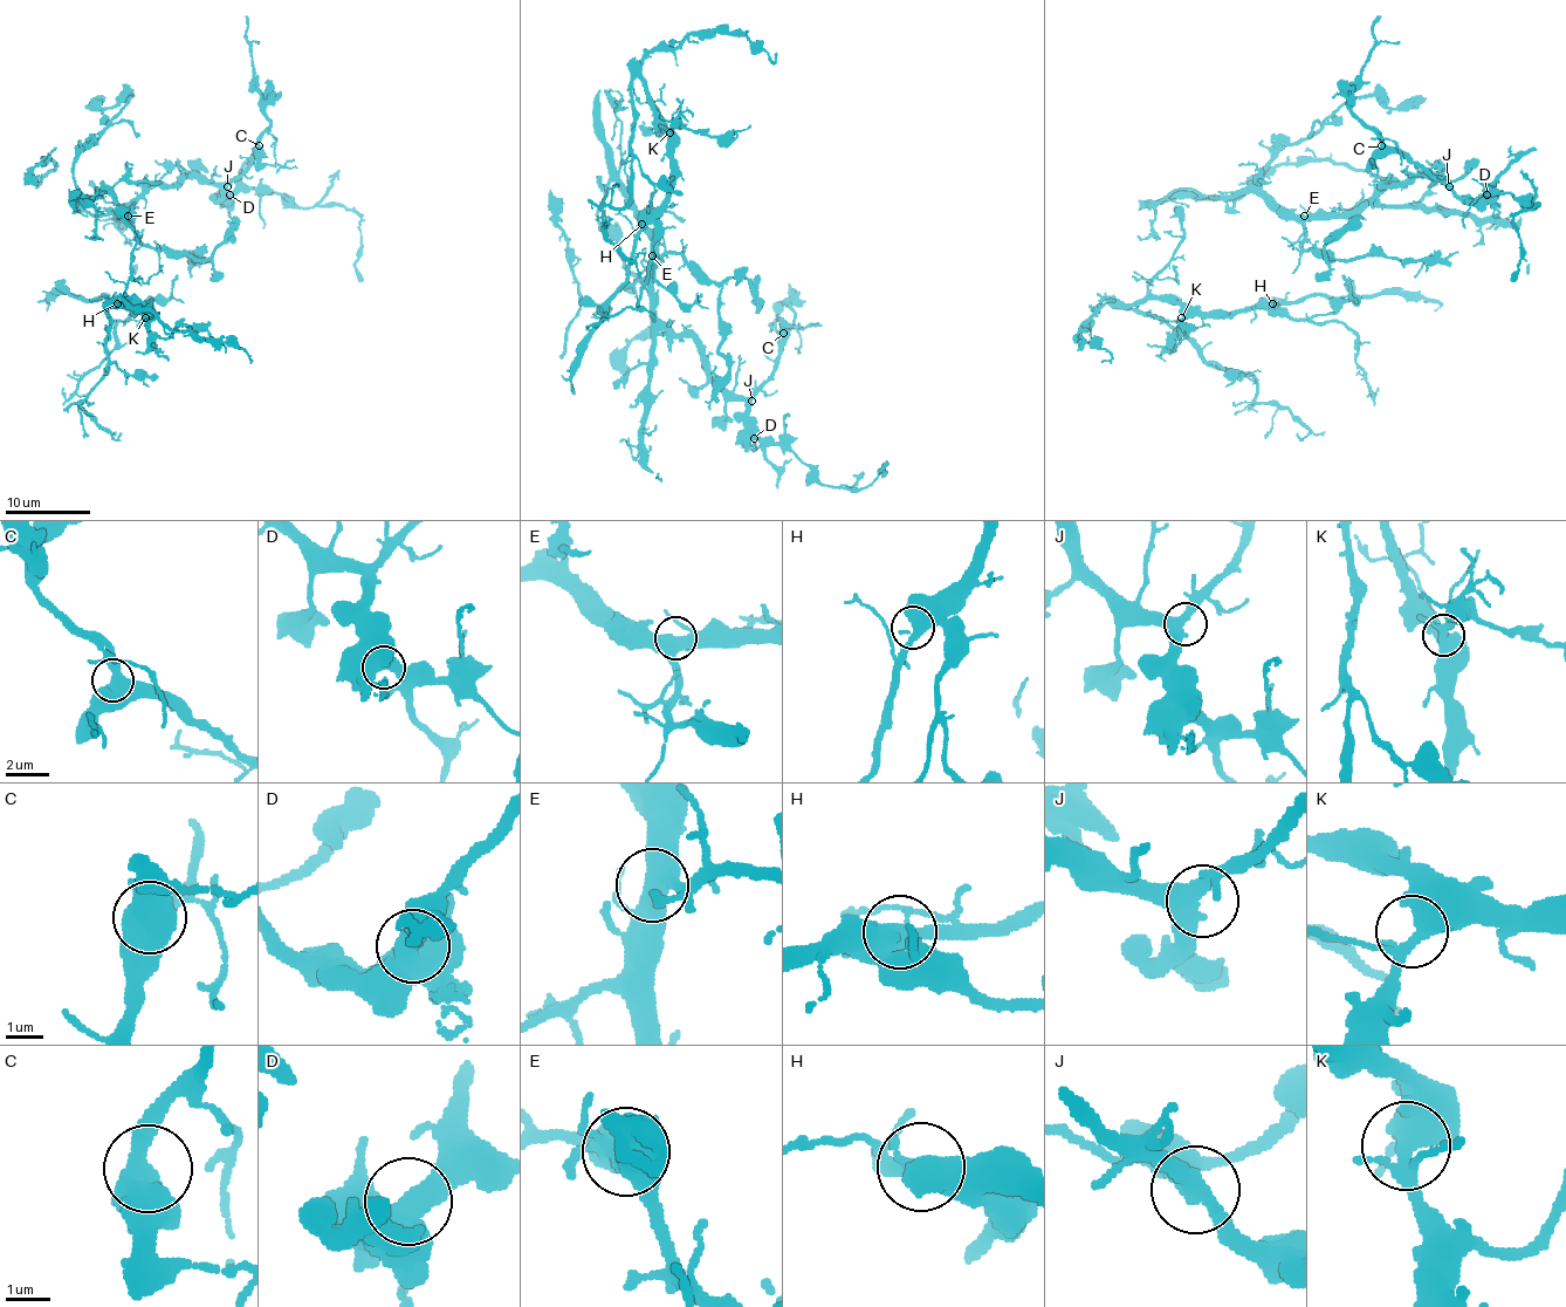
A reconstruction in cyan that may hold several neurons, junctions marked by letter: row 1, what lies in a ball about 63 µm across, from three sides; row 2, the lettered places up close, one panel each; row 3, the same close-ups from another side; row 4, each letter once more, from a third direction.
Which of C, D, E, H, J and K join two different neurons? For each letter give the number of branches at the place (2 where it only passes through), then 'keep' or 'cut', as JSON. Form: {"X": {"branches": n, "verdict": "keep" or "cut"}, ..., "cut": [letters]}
{"C": {"branches": 2, "verdict": "keep"}, "D": {"branches": 2, "verdict": "keep"}, "E": {"branches": 4, "verdict": "keep"}, "H": {"branches": 3, "verdict": "keep"}, "J": {"branches": 3, "verdict": "keep"}, "K": {"branches": 4, "verdict": "keep"}, "cut": []}

